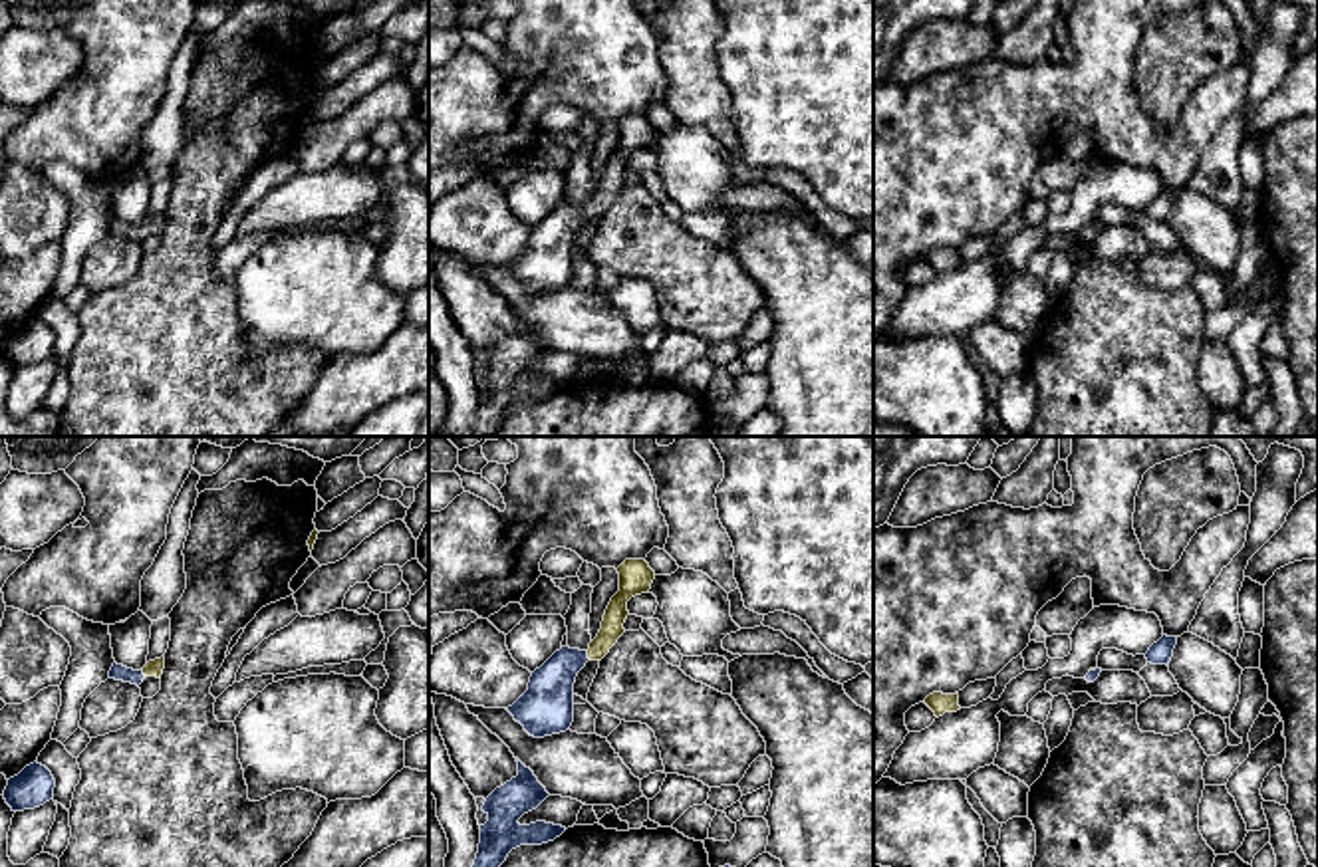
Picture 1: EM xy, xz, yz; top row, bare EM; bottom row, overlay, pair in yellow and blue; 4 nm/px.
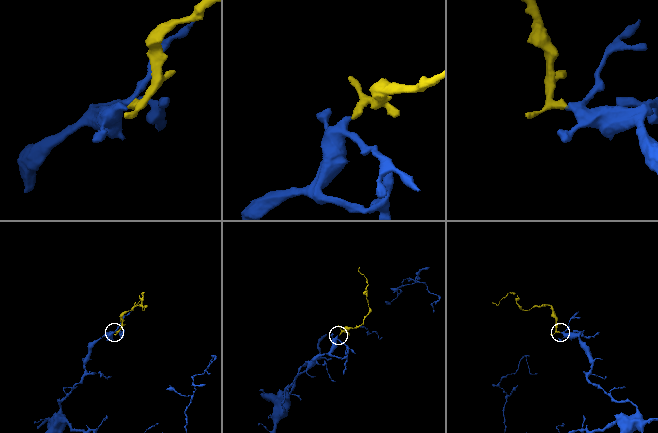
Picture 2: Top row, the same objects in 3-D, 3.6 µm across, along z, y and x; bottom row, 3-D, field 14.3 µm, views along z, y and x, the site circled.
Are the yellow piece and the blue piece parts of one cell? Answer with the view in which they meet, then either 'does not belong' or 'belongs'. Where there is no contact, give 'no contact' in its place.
xz | belongs

